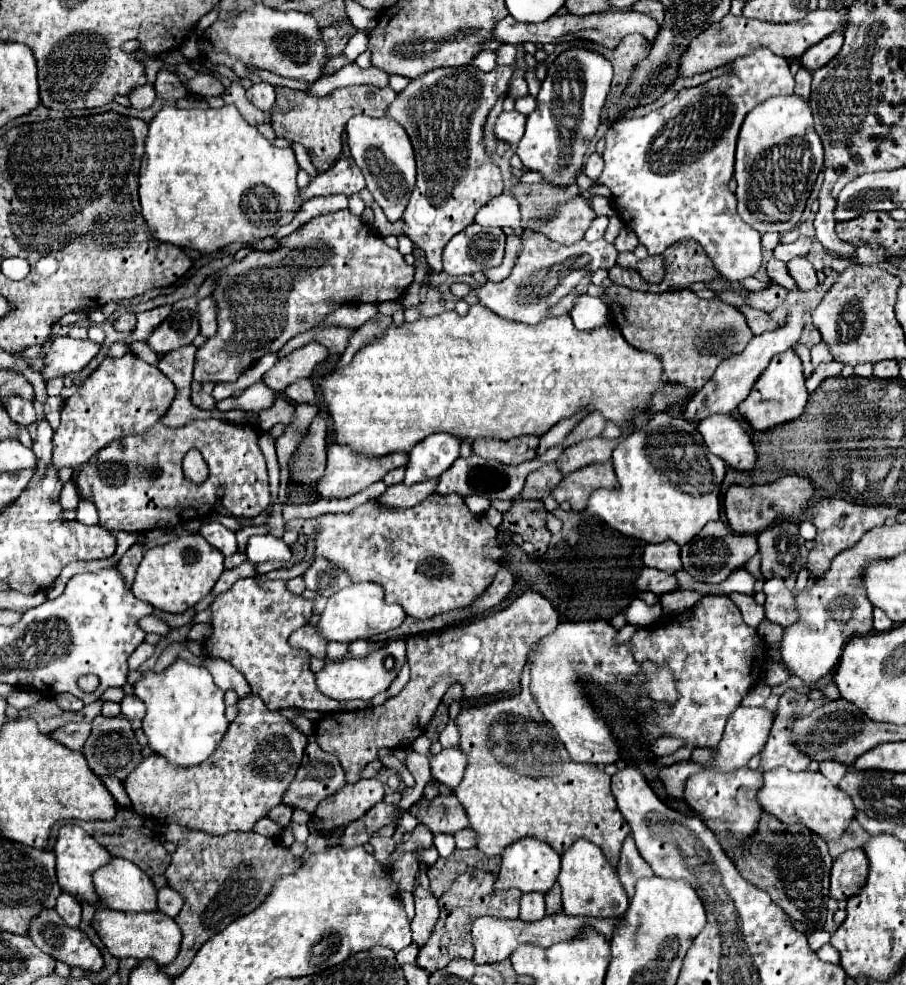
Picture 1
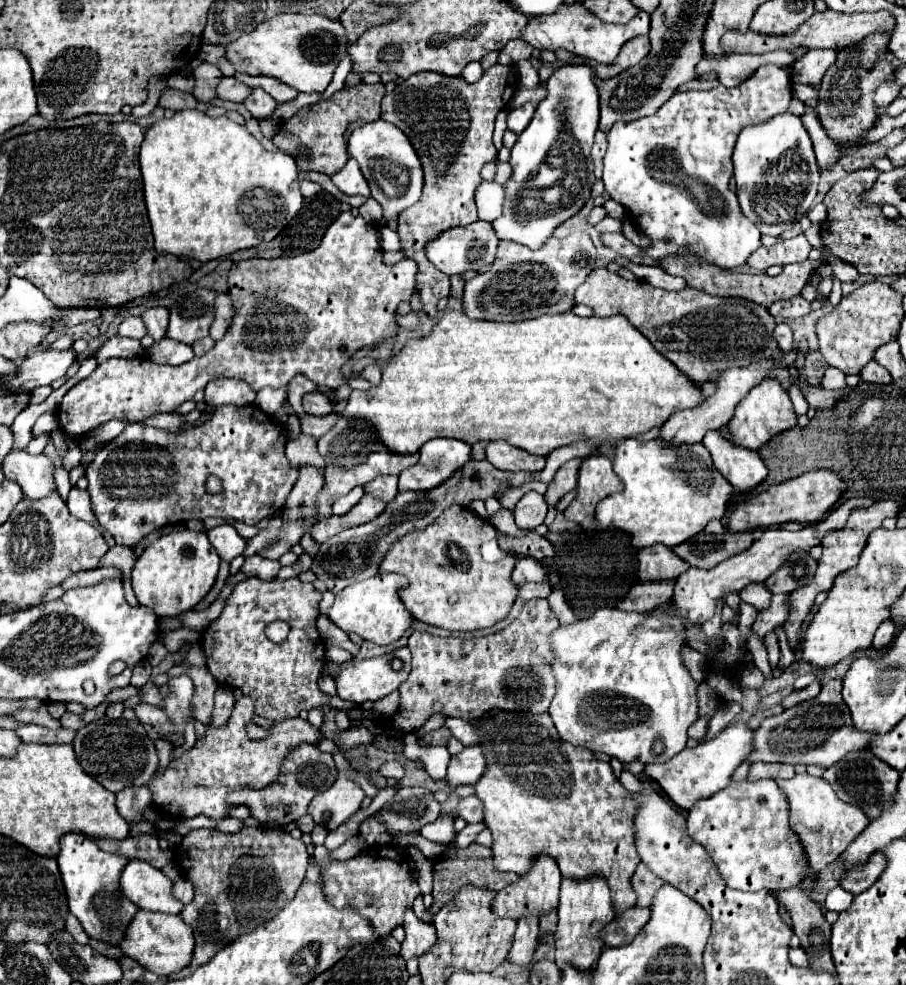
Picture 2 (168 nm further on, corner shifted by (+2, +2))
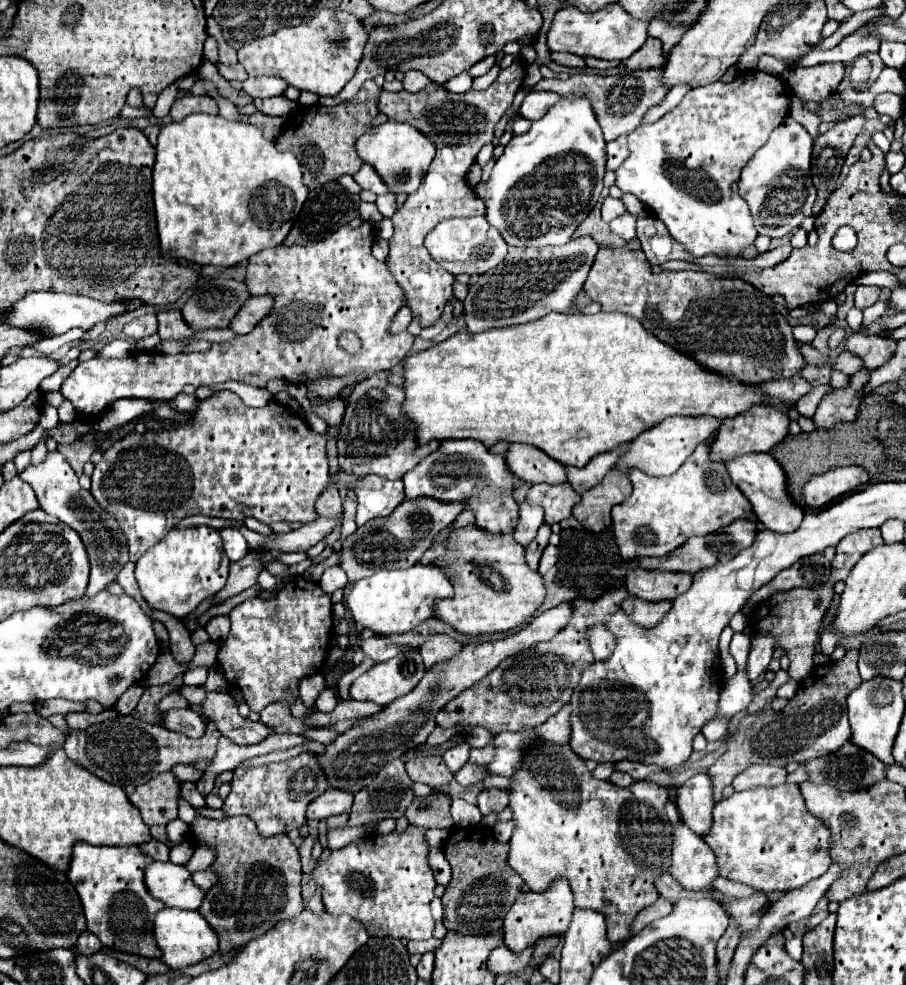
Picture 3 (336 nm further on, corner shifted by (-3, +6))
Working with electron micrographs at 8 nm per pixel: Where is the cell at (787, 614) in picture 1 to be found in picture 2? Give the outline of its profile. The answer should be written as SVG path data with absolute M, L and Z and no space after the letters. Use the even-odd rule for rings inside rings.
M773 595L771 607L765 611L759 611L759 615L753 623L753 633L759 639L763 639L769 631L783 625L787 615L789 615L789 595Z

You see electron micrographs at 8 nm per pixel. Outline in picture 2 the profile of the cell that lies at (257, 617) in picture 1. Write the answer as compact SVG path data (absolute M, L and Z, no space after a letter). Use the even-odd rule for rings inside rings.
M247 579L243 583L237 583L227 605L223 607L223 613L217 621L209 625L209 629L203 633L201 647L207 655L207 669L215 677L219 685L227 687L237 687L243 691L243 695L253 699L255 715L263 719L273 719L273 721L285 721L291 717L299 717L299 713L305 709L313 707L323 707L331 705L341 711L351 711L355 705L347 703L343 699L327 697L319 691L317 687L317 677L323 671L326 663L325 643L321 641L315 621L319 617L319 601L321 593L311 585L311 583L301 583L299 579L287 579L287 581L263 581L263 579ZM271 621L285 621L289 623L291 631L283 643L273 643L265 635L265 625Z

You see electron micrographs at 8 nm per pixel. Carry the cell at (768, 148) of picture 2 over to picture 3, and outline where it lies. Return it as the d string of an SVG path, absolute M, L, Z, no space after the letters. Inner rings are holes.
M786 117L784 123L772 131L768 143L764 143L742 169L738 193L750 205L754 227L760 235L784 237L800 227L806 215L812 215L812 205L816 201L816 187L810 173L812 143L814 139L810 133L796 119Z

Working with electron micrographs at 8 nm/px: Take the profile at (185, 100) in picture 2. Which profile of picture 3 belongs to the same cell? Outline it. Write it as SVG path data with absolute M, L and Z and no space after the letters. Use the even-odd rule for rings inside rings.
M184 95L184 97L176 99L170 109L170 117L174 121L182 121L186 115L192 115L192 113L218 113L218 105L208 95L204 95L204 97Z

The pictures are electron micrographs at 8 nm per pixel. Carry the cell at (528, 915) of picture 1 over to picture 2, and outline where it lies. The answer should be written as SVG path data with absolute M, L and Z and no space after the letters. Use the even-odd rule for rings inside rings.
M525 917L517 923L517 931L513 935L513 947L507 955L507 961L519 967L525 967L531 963L535 947L539 939L539 919L537 917Z

